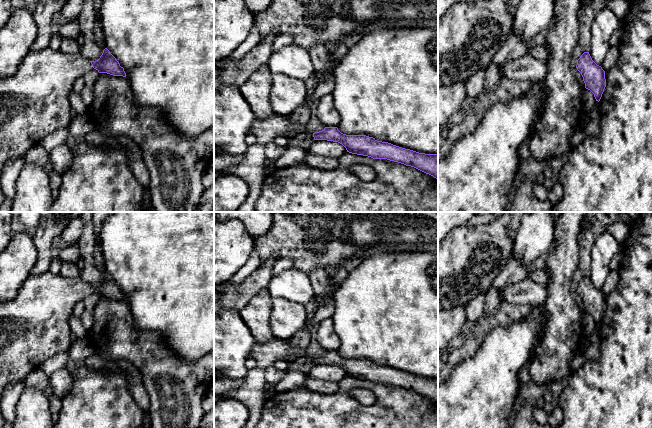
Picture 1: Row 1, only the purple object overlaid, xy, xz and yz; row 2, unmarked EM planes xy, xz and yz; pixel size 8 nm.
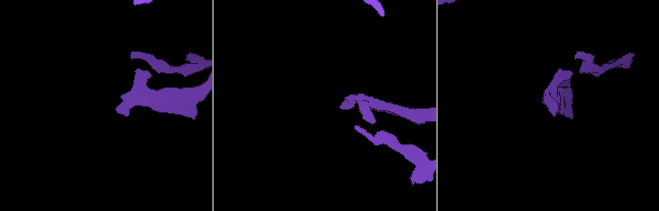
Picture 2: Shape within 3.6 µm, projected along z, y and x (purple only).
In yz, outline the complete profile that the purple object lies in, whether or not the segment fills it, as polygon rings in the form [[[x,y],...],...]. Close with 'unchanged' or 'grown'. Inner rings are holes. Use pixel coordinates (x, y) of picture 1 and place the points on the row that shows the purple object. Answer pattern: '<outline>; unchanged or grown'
[[[589,52],[580,56],[576,68],[583,77],[585,88],[590,90],[599,102],[606,87],[605,71],[592,60]]]; unchanged

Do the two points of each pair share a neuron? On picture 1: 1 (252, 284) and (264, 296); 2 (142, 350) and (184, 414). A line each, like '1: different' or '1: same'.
1: different
2: same

